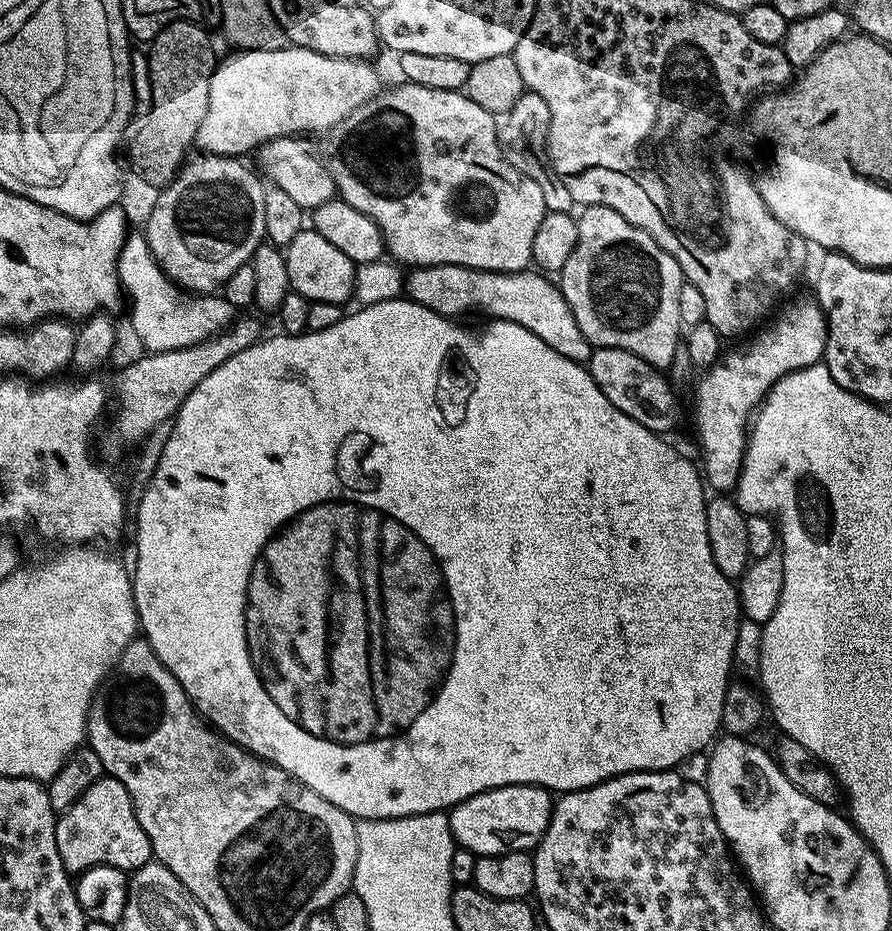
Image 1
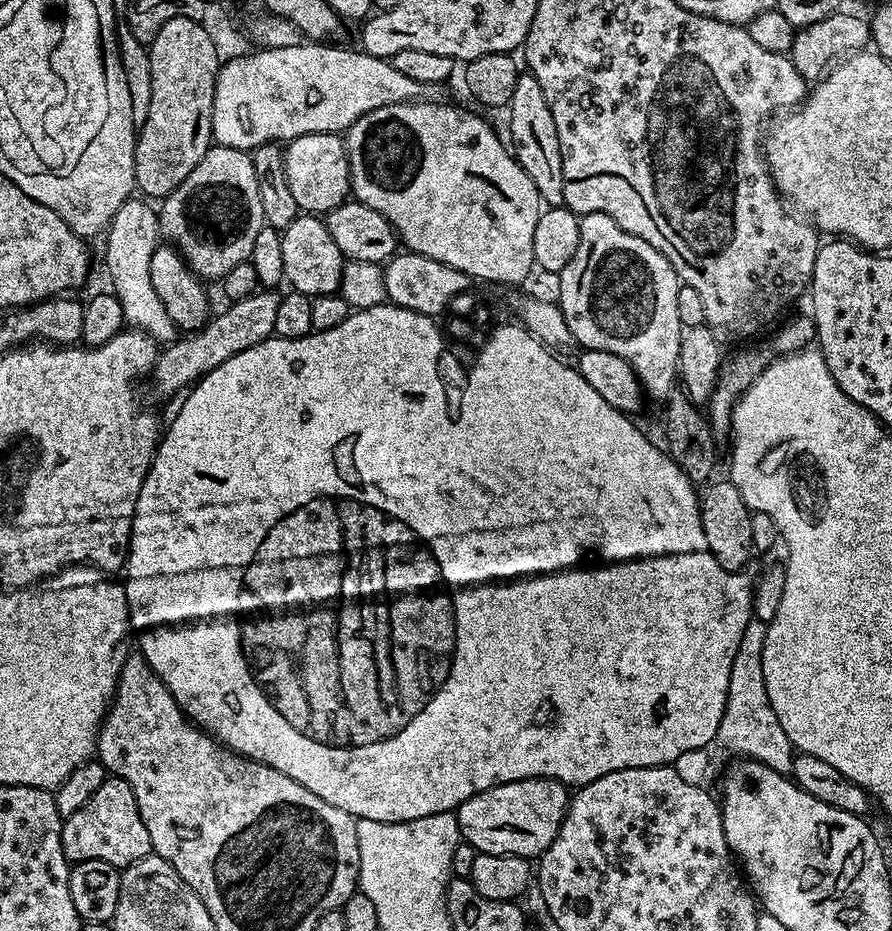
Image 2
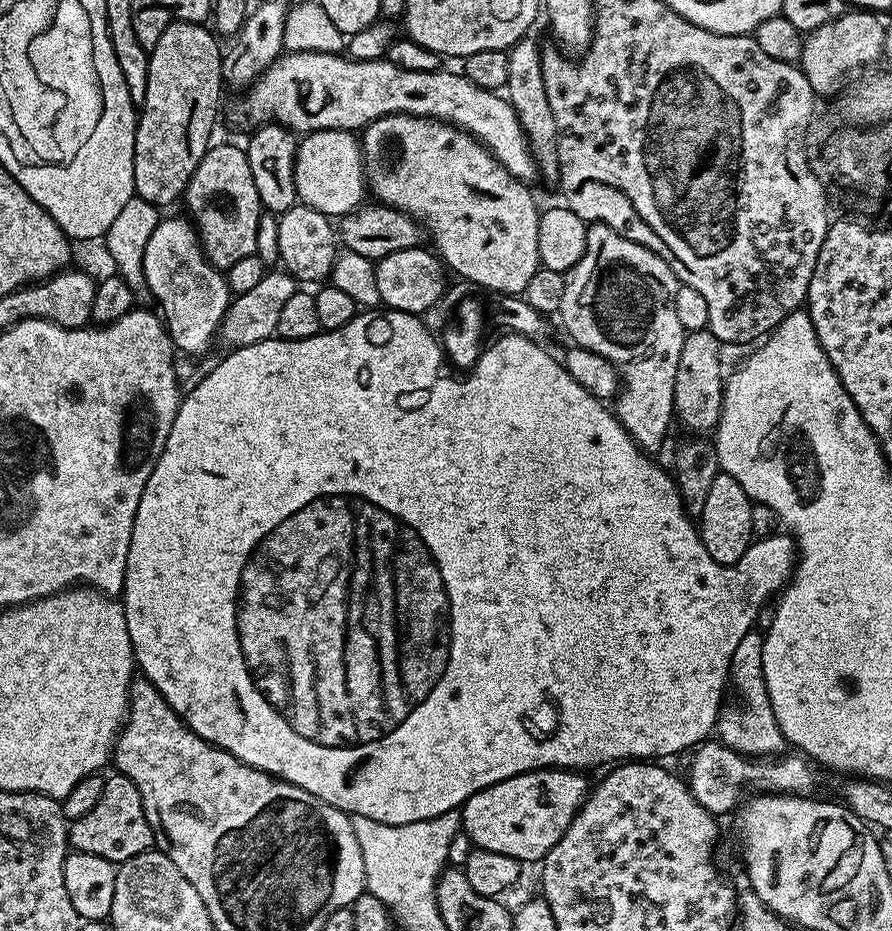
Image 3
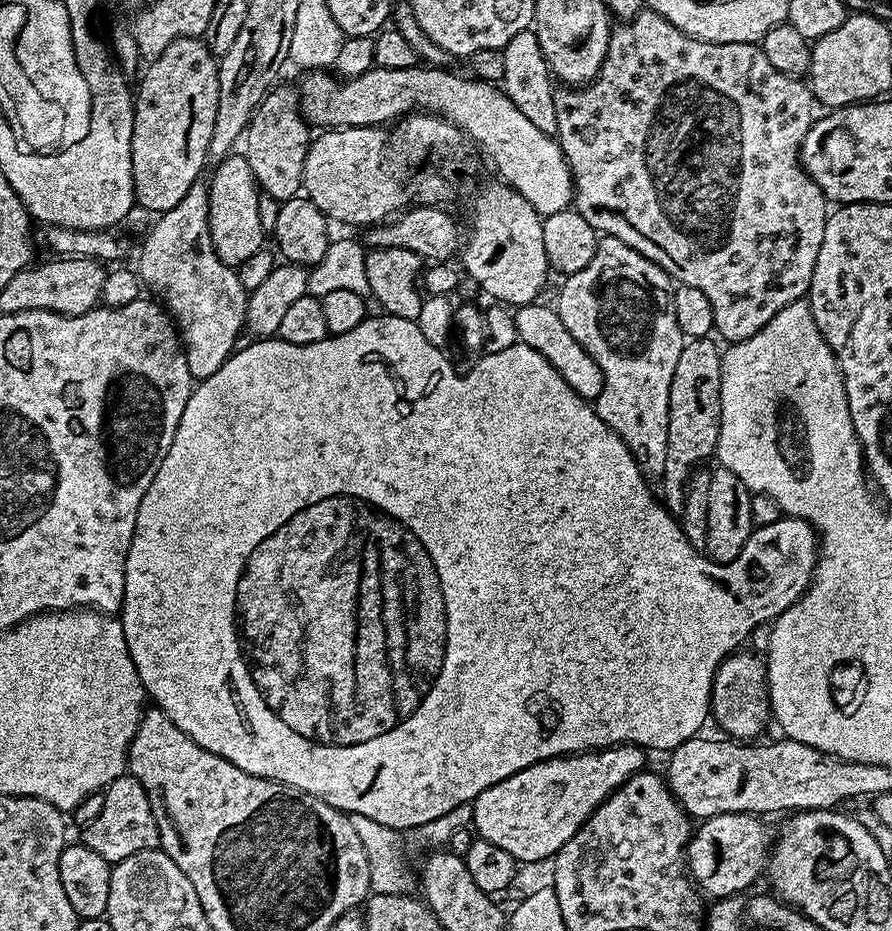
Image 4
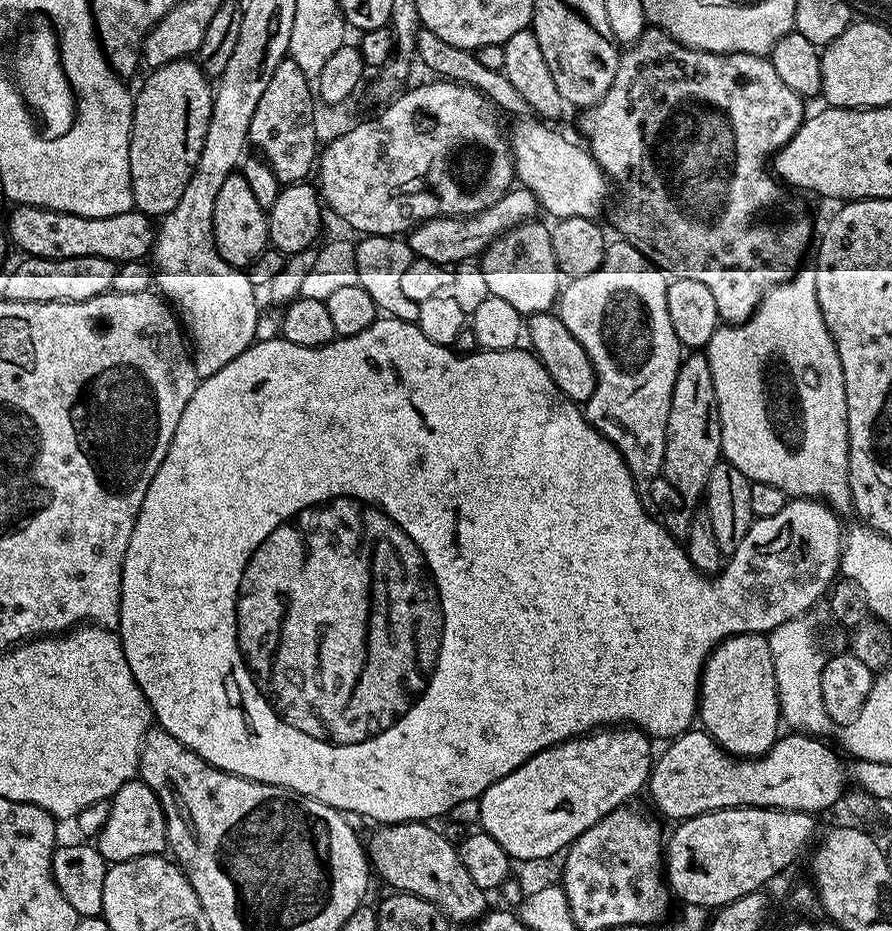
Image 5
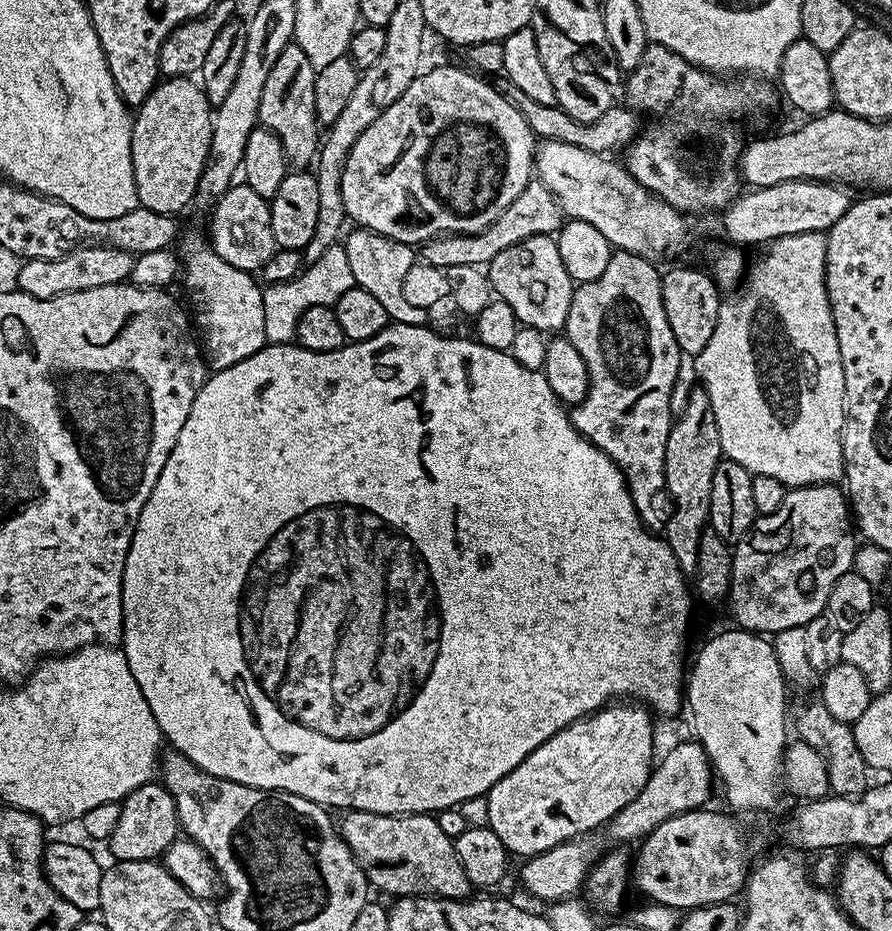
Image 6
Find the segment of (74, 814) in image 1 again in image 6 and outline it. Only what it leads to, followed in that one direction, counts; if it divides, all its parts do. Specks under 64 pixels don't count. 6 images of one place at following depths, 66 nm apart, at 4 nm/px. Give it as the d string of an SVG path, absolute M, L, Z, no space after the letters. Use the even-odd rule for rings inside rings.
M149 782L138 786L130 795L119 801L118 824L106 841L112 851L111 859L117 860L155 860L163 857L164 851L181 835L178 810L174 798L160 782Z

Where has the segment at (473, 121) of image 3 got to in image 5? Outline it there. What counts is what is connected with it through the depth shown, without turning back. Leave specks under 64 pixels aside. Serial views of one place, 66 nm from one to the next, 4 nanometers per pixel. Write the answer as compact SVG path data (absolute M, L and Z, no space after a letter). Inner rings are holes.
M520 118L515 121L512 128L512 140L510 136L510 155L512 164L516 168L515 179L530 194L534 194L537 205L544 208L552 215L552 218L561 220L562 218L574 218L575 216L587 216L589 218L599 217L599 212L604 208L604 199L608 196L610 181L604 175L604 171L596 165L591 152L579 143L567 140L560 132L555 132L555 127L541 122L536 118Z

